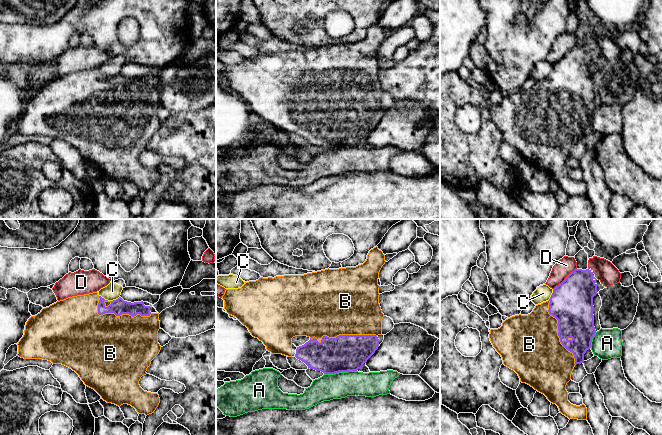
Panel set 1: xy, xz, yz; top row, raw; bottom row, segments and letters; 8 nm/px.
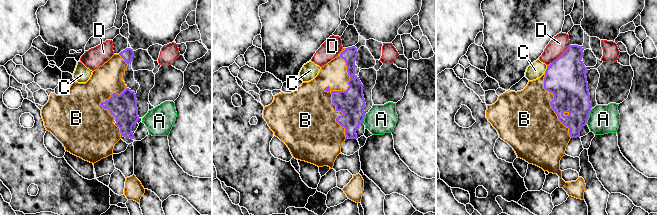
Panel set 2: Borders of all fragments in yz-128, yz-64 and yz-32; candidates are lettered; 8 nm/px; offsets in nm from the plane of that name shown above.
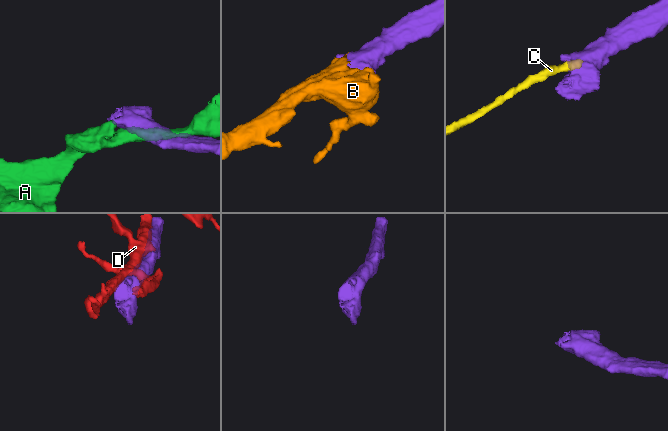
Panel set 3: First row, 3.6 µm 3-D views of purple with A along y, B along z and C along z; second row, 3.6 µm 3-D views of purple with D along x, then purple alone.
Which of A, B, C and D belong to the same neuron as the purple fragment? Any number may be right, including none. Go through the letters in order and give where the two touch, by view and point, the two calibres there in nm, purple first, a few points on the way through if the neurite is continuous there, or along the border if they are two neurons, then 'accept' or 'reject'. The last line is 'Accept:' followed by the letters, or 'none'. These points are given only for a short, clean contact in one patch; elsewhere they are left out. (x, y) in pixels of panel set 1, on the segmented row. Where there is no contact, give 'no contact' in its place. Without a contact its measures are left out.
A: xz (340, 371) | 300/200 nm | along xz (356, 370), (324, 374) | reject
B: xy (116, 315) | 120/500 nm | accept
C: yz (552, 294) | 360/130 nm | along yz (553, 289), (548, 299) | reject
D: yz (565, 279) | 360/140 nm | reject
Accept: B

